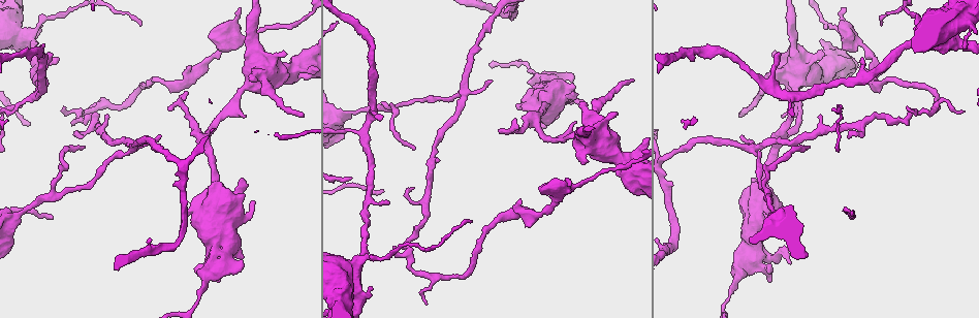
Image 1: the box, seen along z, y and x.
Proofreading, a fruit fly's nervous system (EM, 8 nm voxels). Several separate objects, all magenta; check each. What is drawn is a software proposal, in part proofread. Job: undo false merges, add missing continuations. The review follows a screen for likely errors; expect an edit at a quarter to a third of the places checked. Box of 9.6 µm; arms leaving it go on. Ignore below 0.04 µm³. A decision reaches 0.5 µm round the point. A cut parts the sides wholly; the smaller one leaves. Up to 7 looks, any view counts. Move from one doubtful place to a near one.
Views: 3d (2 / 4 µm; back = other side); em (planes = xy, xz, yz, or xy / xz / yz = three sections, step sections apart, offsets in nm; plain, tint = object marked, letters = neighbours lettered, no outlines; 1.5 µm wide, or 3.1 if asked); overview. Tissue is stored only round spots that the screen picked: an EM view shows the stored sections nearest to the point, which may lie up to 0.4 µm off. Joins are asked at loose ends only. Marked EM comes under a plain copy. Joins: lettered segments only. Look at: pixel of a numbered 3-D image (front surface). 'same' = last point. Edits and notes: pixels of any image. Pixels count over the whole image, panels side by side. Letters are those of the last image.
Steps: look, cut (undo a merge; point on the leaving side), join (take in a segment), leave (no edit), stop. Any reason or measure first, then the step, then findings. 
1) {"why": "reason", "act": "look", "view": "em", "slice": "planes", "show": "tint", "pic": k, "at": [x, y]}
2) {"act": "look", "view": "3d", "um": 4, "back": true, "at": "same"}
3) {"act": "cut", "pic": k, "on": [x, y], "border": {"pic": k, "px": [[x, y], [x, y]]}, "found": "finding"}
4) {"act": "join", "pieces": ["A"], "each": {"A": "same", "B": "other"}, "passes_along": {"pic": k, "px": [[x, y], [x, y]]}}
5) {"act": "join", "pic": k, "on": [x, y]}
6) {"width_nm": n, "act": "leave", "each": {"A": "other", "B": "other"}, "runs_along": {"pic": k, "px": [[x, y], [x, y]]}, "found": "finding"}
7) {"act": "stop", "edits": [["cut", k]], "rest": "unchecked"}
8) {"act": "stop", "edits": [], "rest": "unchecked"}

{"why": "tapers out", "act": "look", "view": "em", "slice": "planes", "show": "letters", "pic": 1, "at": [964, 110]}

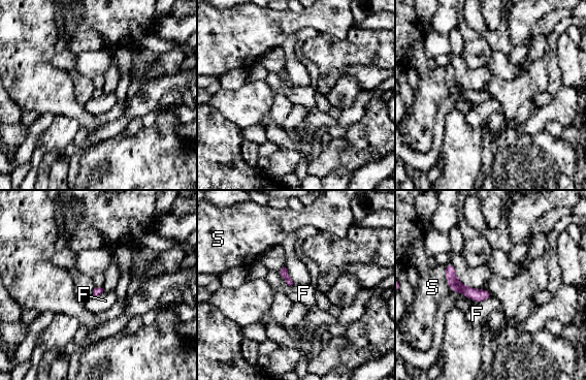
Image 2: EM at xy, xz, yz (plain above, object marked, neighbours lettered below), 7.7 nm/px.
{"act": "leave", "each": {"F": "other", "S": "other"}, "runs_along": {"pic": 2, "px": [[448, 266], [461, 288], [489, 295]]}, "found": "no lettered segment goes on from it"}

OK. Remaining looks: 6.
{"why": "stops while still wide", "act": "look", "view": "em", "slice": "yz", "step": 4, "show": "tint", "pic": 1, "at": [769, 279]}

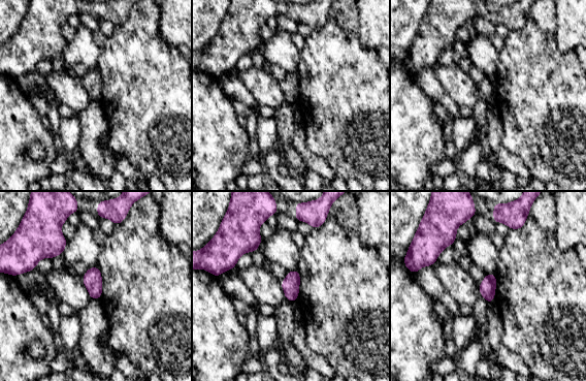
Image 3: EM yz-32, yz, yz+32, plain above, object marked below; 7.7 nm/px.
{"act": "look", "view": "em", "slice": "planes", "show": "letters", "at": "same"}

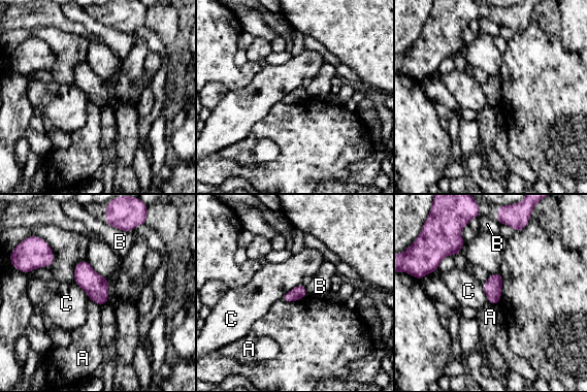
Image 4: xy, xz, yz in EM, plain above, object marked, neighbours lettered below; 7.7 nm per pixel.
{"act": "leave", "each": {"A": "other", "B": "other", "C": "other"}, "found": "none of them fits"}

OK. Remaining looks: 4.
{"why": "three-way junction", "act": "look", "view": "3d", "um": 2, "pic": 1, "at": [460, 91]}

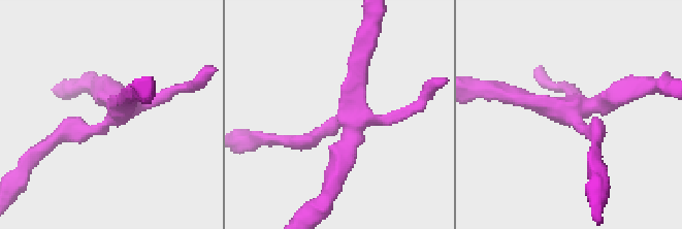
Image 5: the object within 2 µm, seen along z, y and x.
{"why": "need the tissue", "act": "look", "view": "em", "slice": "xy", "step": 4, "show": "tint", "pic": 5, "at": [112, 120]}

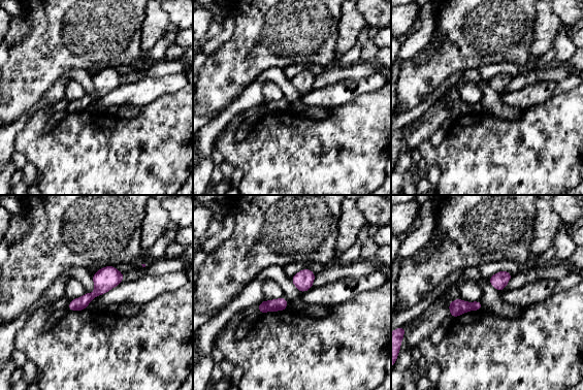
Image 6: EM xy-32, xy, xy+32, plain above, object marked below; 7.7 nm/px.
{"why": "what lies round it", "act": "look", "view": "em", "slice": "xy", "step": 4, "show": "letters", "at": "same"}

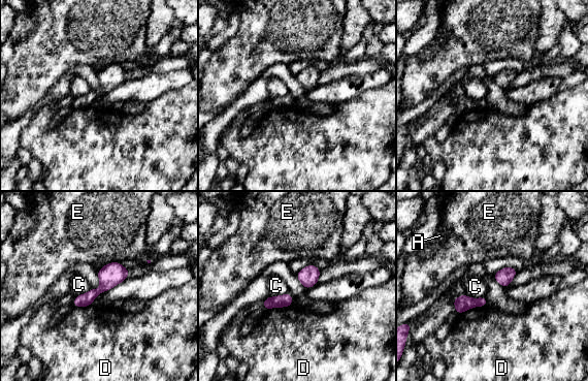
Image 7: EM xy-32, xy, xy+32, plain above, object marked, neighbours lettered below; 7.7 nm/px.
{"longest_contact_nm": ["D", 240], "act": "leave", "each": {"A": "other", "C": "other", "D": "other", "E": "other"}, "border": {"pic": 7, "px": [[288, 291], [268, 296]]}, "found": "one cell here"}

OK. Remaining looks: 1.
{"act": "stop", "edits": [], "rest": "unchecked"}

